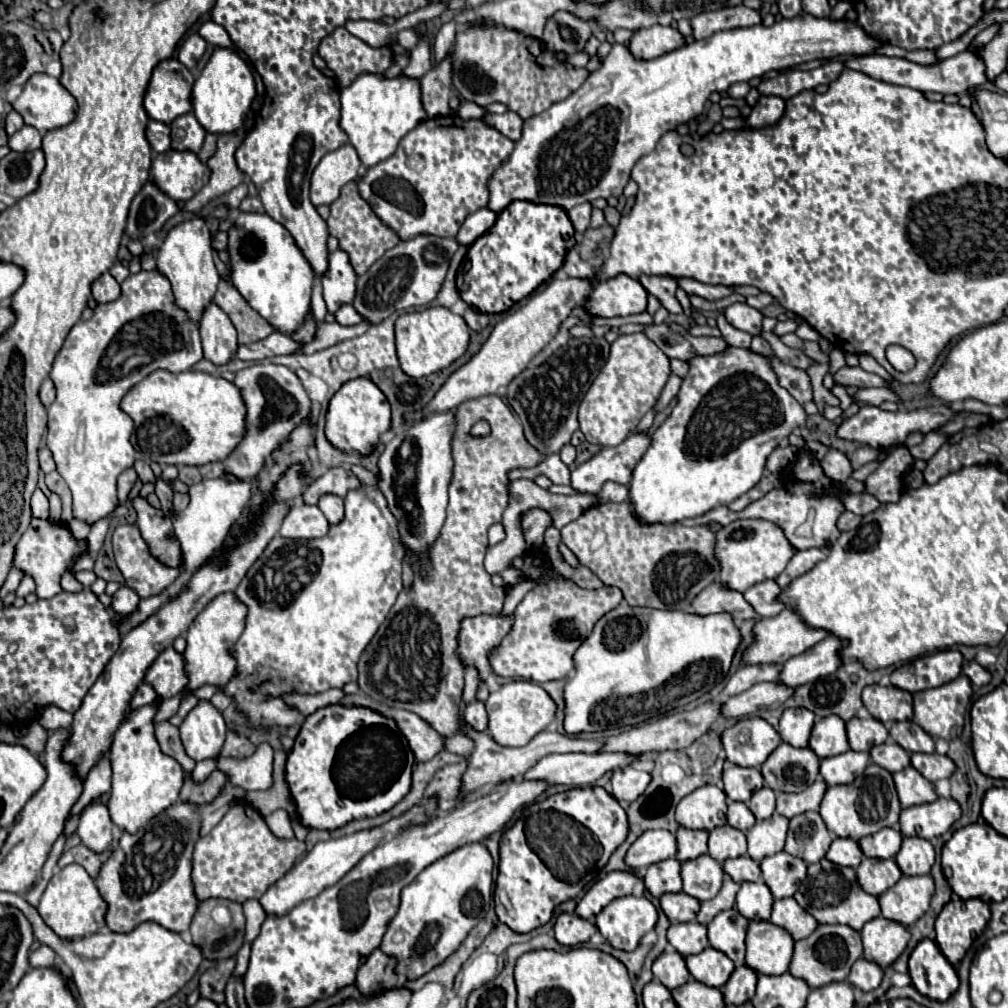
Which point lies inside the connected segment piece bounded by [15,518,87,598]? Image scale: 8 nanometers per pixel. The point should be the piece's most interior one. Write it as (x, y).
(44, 552)

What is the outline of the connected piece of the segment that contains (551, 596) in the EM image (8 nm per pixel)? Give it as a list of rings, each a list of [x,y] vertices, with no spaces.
[[[561,576],[545,584],[537,584],[517,604],[509,634],[489,652],[489,664],[493,672],[501,678],[523,678],[539,684],[567,678],[575,668],[575,650],[591,634],[595,622],[619,606],[621,600],[623,594],[617,588],[603,586],[599,590],[583,590]]]

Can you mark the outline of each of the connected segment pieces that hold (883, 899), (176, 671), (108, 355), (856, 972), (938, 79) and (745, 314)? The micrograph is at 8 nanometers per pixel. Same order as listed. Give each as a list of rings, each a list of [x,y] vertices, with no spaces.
[[[903,876],[893,888],[879,896],[881,916],[901,926],[909,926],[917,922],[929,908],[935,884],[933,878],[927,876]]]
[[[167,646],[157,660],[145,672],[145,682],[153,686],[159,698],[173,698],[185,686],[185,672],[183,672],[183,658],[173,646]]]
[[[141,270],[139,274],[131,274],[121,284],[121,296],[113,302],[99,304],[91,320],[77,322],[51,370],[51,380],[57,388],[57,398],[49,406],[49,430],[47,430],[47,448],[53,454],[57,464],[57,472],[67,482],[73,494],[73,518],[87,522],[89,526],[97,520],[109,516],[117,506],[117,476],[131,468],[135,462],[135,450],[129,442],[133,432],[133,420],[121,412],[119,402],[135,386],[139,380],[149,376],[151,372],[165,368],[169,372],[183,372],[189,370],[195,362],[203,358],[199,328],[193,322],[185,322],[185,314],[173,306],[173,294],[169,290],[169,282],[153,272]]]
[[[859,958],[853,968],[851,968],[851,974],[849,974],[849,982],[863,990],[863,992],[869,992],[869,990],[875,990],[879,984],[881,984],[881,978],[883,978],[883,970],[875,964],[875,962],[869,962],[869,960],[863,960]]]
[[[959,52],[953,58],[947,58],[943,62],[931,64],[931,66],[921,66],[915,62],[909,62],[905,58],[887,58],[887,56],[877,56],[877,54],[869,54],[869,56],[859,56],[859,58],[849,58],[847,66],[853,70],[861,70],[865,74],[869,74],[871,78],[883,80],[883,82],[891,82],[891,84],[899,84],[899,86],[907,86],[913,90],[921,90],[921,92],[939,92],[939,94],[963,94],[969,88],[981,86],[987,82],[985,76],[985,64],[981,60],[979,54],[975,52]]]
[[[731,304],[729,308],[725,308],[725,320],[737,328],[737,330],[743,330],[743,332],[749,332],[749,334],[763,334],[761,330],[761,320],[763,320],[763,314],[747,304]]]

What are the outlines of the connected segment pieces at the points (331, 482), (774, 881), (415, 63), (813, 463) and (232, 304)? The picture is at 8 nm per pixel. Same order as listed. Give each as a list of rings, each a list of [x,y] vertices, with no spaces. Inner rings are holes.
[[[329,468],[323,476],[319,476],[313,484],[309,484],[303,492],[305,504],[317,504],[323,494],[335,494],[345,498],[349,490],[357,490],[361,482],[347,468]]]
[[[777,852],[761,862],[761,872],[773,898],[779,900],[797,892],[799,884],[807,876],[807,866],[801,858],[795,858],[787,852]]]
[[[419,22],[413,30],[417,32],[419,42],[411,52],[411,60],[409,60],[407,68],[401,70],[401,74],[405,78],[421,78],[425,72],[431,70],[431,48],[429,48],[427,32],[425,32],[425,22]]]
[[[799,452],[795,458],[795,464],[783,472],[781,476],[781,486],[769,490],[761,500],[753,502],[751,506],[747,506],[741,512],[731,512],[727,506],[719,506],[717,510],[709,510],[709,514],[703,514],[701,518],[689,518],[689,522],[683,522],[685,526],[701,526],[701,524],[721,524],[727,526],[739,518],[759,518],[759,520],[769,520],[773,524],[777,524],[785,538],[789,540],[789,544],[795,550],[807,550],[807,548],[825,548],[827,542],[835,542],[839,538],[839,530],[835,526],[837,518],[845,512],[845,506],[841,502],[841,498],[845,496],[841,494],[833,494],[833,480],[825,476],[819,460],[809,454],[809,452]],[[811,516],[811,538],[805,536],[797,536],[795,530],[799,524],[803,524],[807,518]]]
[[[223,280],[219,282],[215,304],[231,318],[239,334],[239,344],[251,344],[263,340],[273,332],[273,328],[241,298],[241,294],[237,294],[231,282],[223,282]]]

